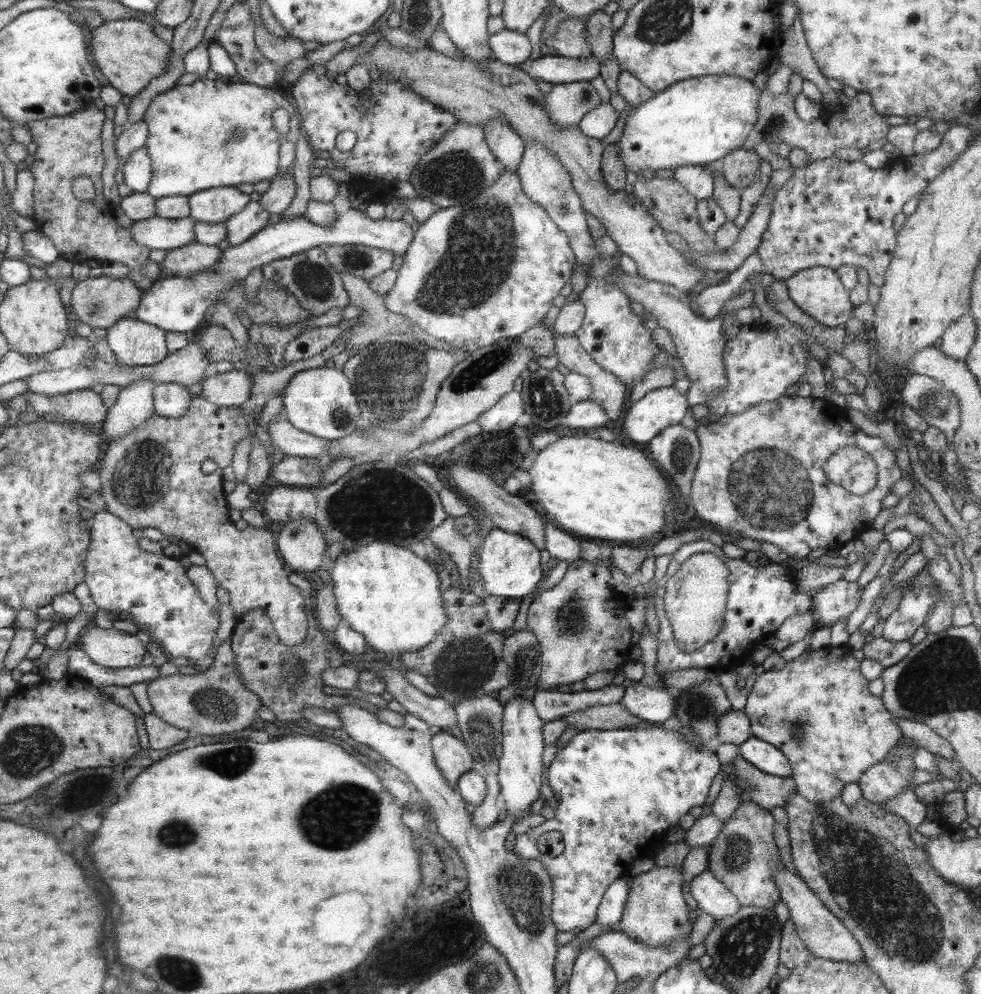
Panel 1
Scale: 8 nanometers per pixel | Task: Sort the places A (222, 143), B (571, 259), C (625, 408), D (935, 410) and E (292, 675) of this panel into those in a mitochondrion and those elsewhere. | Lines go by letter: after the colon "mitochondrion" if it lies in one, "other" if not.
A: mitochondrion
B: other
C: other
D: mitochondrion
E: mitochondrion

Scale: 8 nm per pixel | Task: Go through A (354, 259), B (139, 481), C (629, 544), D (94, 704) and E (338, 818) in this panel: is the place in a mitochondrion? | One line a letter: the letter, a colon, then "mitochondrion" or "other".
A: mitochondrion
B: mitochondrion
C: other
D: other
E: mitochondrion

